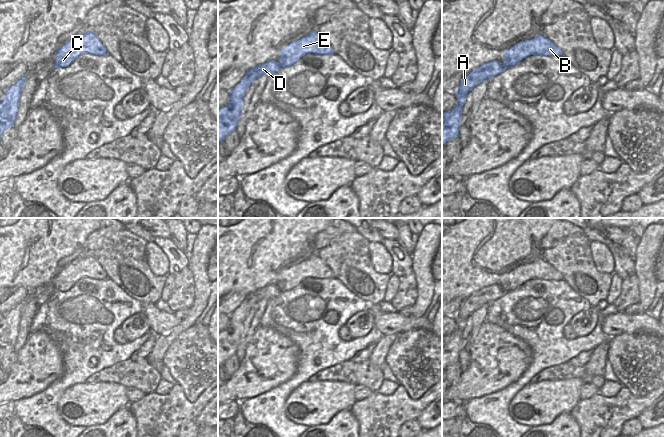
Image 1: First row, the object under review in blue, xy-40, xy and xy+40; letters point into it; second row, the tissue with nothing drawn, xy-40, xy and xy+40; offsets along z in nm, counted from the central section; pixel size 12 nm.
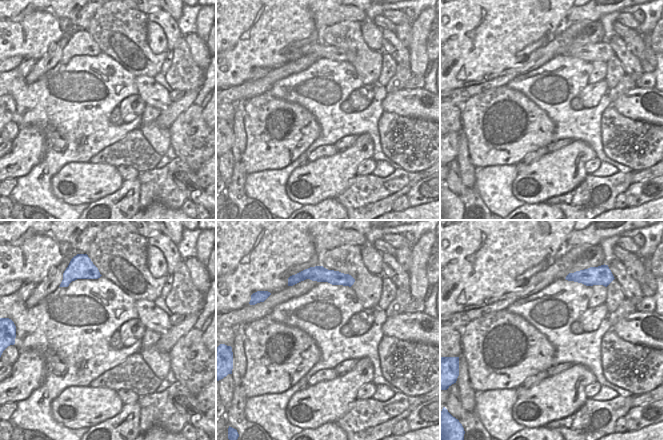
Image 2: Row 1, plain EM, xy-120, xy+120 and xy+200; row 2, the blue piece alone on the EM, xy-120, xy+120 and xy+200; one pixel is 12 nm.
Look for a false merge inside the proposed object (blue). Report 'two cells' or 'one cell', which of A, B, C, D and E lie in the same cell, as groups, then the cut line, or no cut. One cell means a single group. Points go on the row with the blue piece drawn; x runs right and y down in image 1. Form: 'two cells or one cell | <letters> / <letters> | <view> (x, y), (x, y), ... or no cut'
two cells | A D / B C E | xy+40 (501, 63), (506, 67)

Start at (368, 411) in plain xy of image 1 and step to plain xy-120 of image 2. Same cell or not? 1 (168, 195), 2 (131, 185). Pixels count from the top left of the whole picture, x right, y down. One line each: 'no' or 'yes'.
1: yes
2: no

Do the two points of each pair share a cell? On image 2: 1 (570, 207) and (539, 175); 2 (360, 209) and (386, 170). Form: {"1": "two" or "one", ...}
{"1": "two", "2": "two"}

